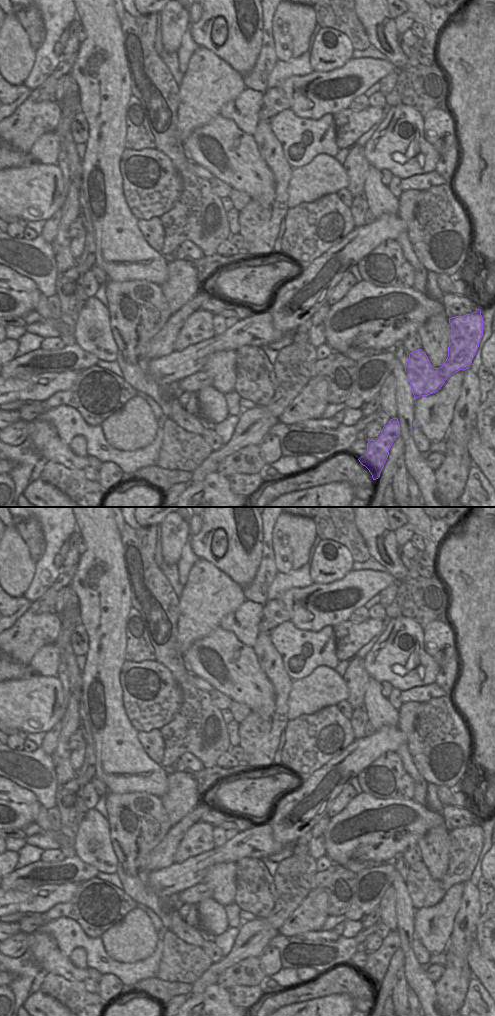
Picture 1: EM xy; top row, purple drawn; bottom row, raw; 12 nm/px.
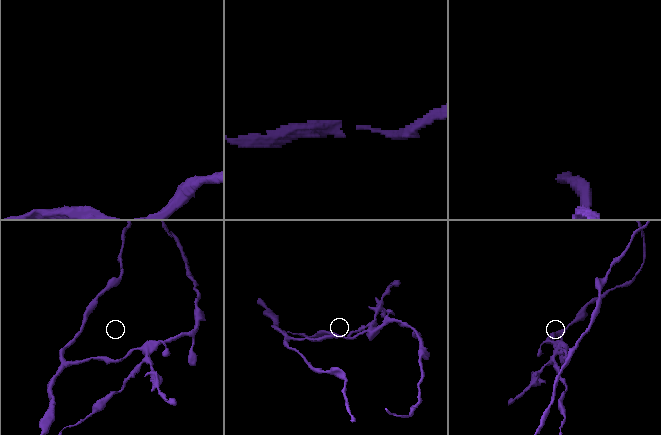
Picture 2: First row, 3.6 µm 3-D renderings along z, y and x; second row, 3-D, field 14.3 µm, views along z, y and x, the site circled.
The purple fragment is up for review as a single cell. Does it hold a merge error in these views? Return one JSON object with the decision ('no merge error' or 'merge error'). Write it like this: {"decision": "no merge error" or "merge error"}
{"decision": "merge error"}

